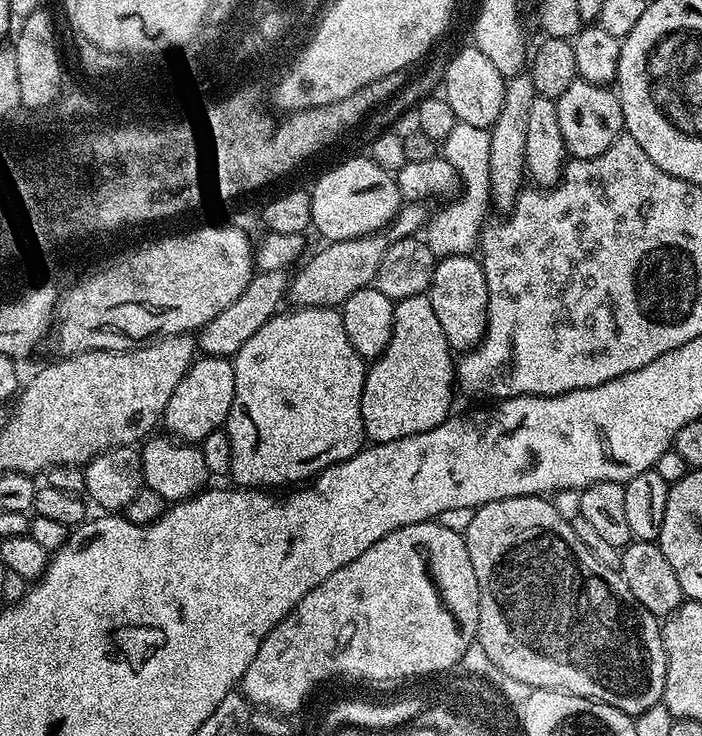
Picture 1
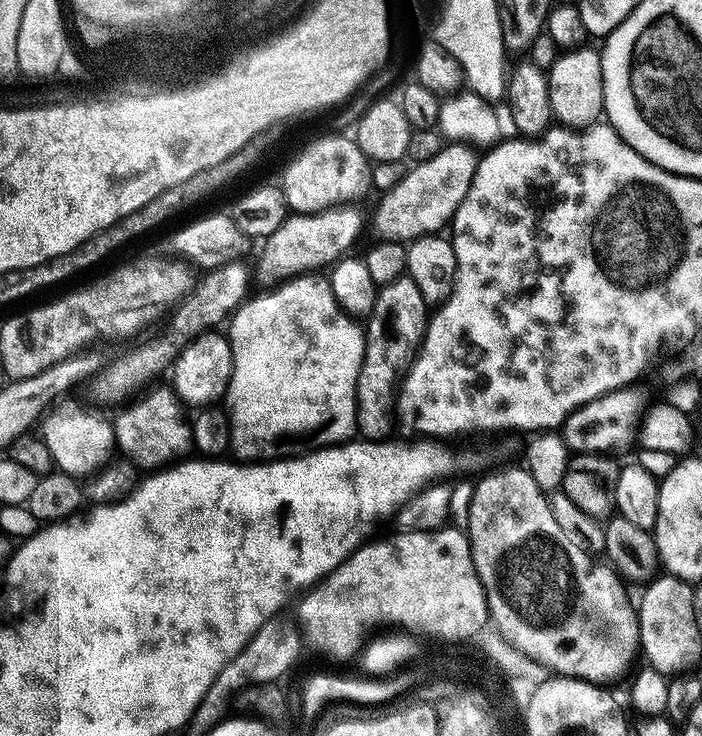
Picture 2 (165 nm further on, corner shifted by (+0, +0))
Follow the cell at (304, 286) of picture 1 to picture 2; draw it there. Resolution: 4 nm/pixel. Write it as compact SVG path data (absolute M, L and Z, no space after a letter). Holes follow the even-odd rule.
M445 143L442 154L434 154L430 162L412 164L392 189L383 193L376 210L377 237L407 242L419 236L431 236L449 227L452 215L462 206L462 198L474 182L480 164L477 149L470 143Z

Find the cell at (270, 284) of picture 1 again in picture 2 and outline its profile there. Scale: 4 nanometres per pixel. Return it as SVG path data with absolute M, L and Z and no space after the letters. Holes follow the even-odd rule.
M333 206L325 212L285 215L282 226L278 226L274 234L263 237L264 250L260 254L259 271L255 271L255 279L261 280L264 286L279 286L293 276L327 269L355 249L352 247L363 232L364 216L356 206Z

